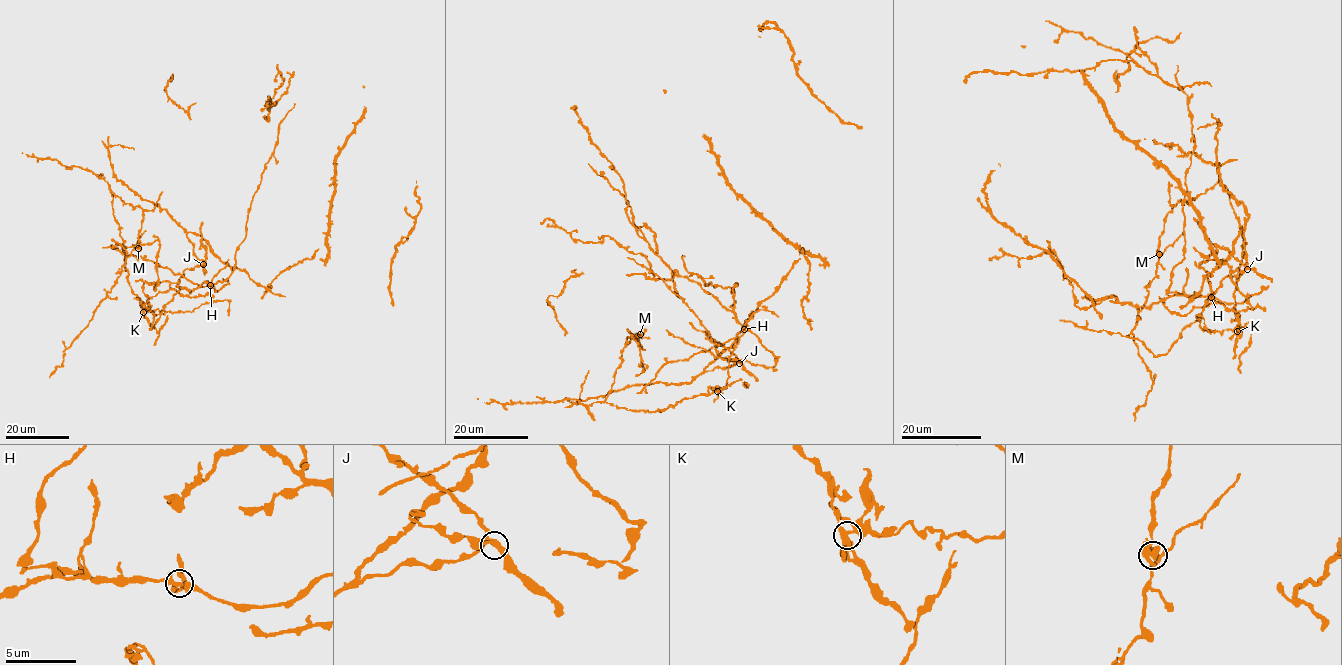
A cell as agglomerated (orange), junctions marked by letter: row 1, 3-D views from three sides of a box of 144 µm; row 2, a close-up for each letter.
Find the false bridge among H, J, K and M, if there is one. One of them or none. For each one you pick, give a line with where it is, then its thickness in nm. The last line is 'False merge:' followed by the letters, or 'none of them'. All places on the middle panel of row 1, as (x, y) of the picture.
M: place (640, 334); calibre 360 nm
False merge: M

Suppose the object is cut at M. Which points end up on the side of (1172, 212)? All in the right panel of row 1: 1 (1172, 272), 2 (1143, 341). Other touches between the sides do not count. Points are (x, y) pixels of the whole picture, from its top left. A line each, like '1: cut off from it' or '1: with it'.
1: with it
2: with it

